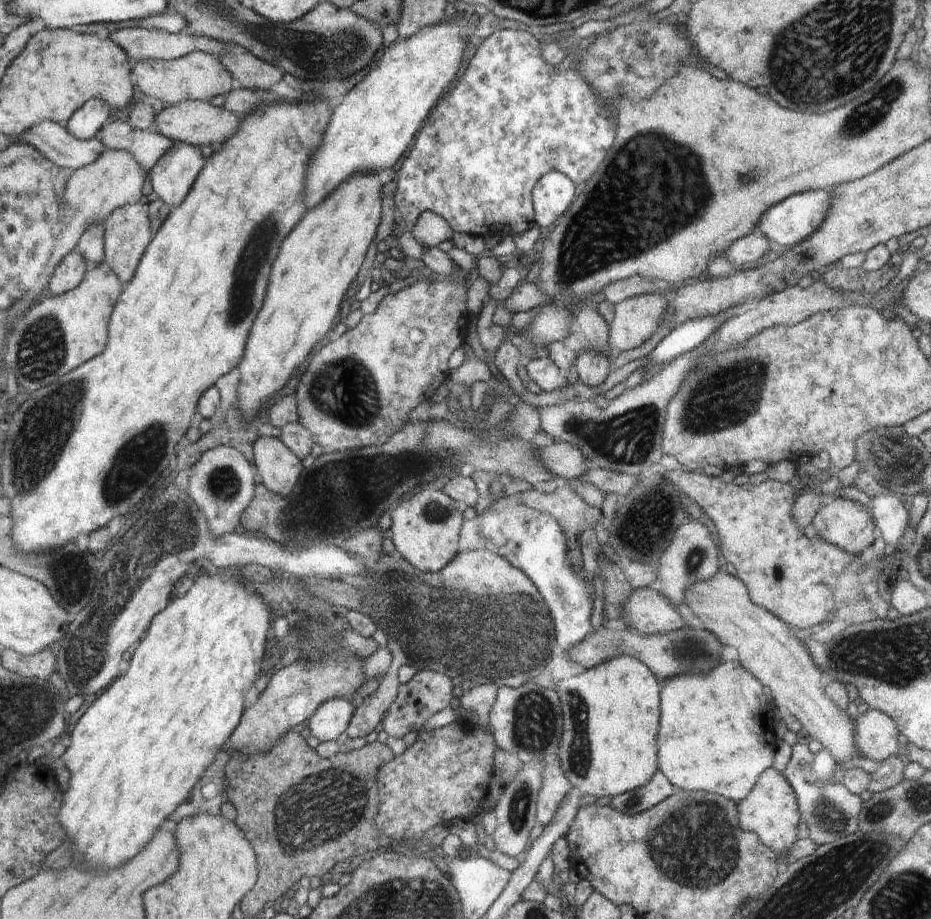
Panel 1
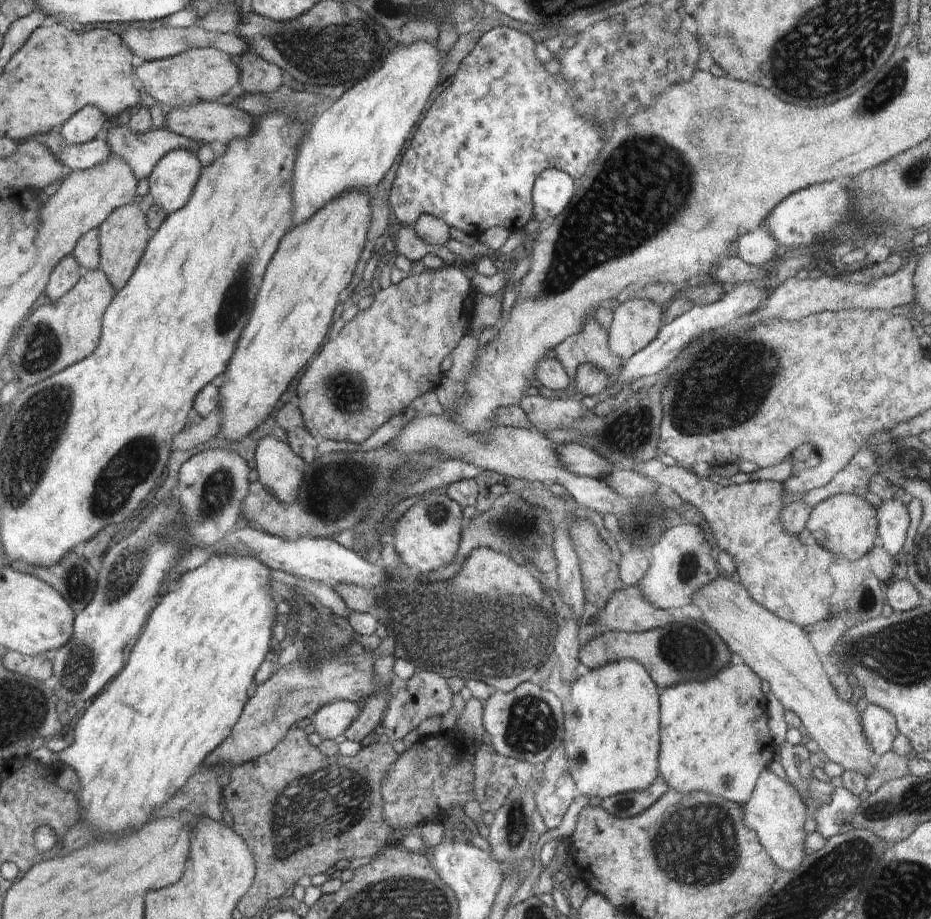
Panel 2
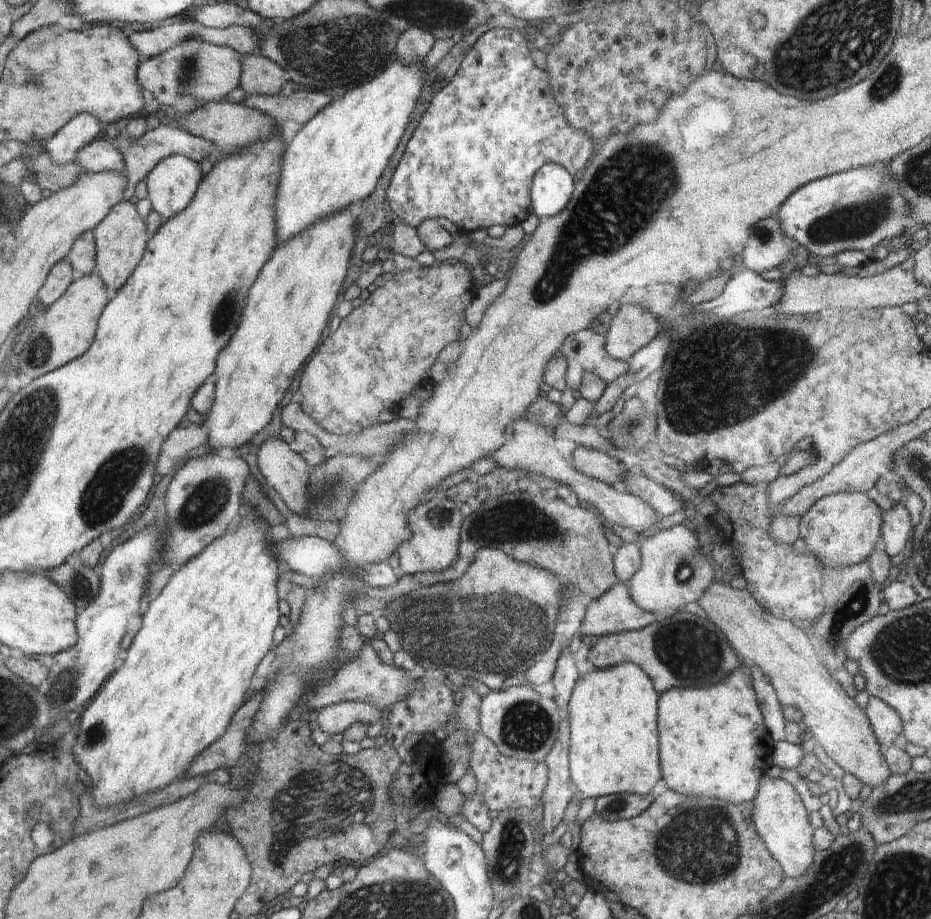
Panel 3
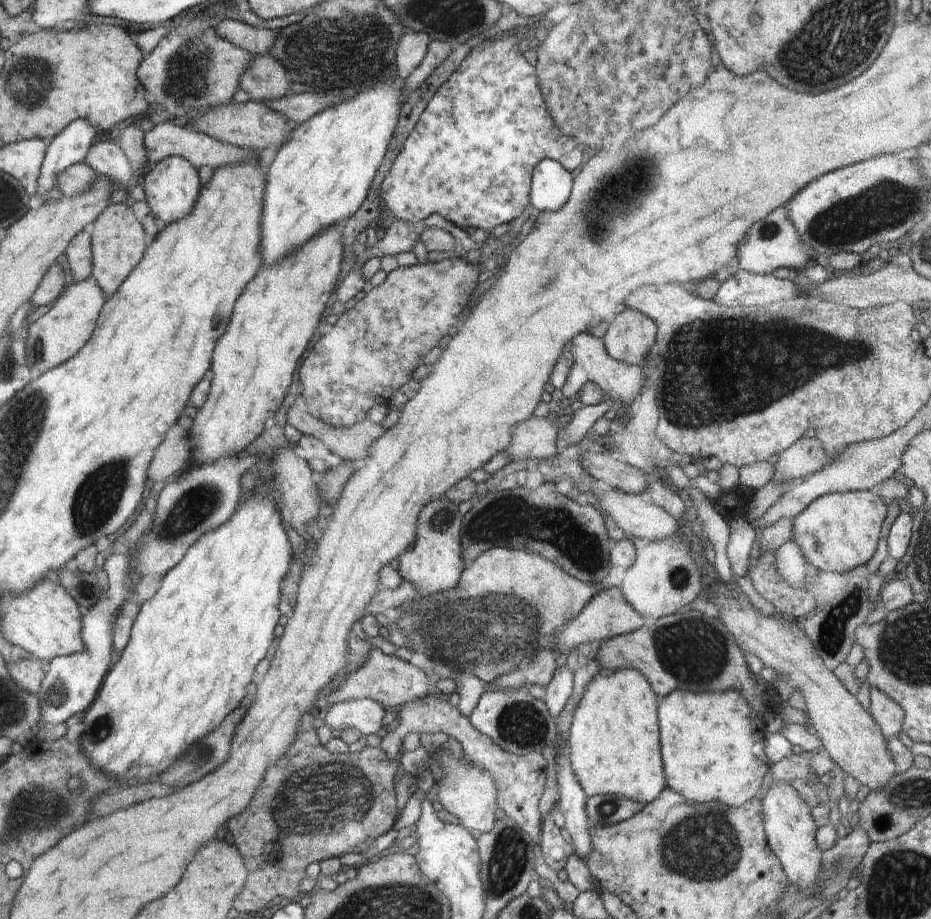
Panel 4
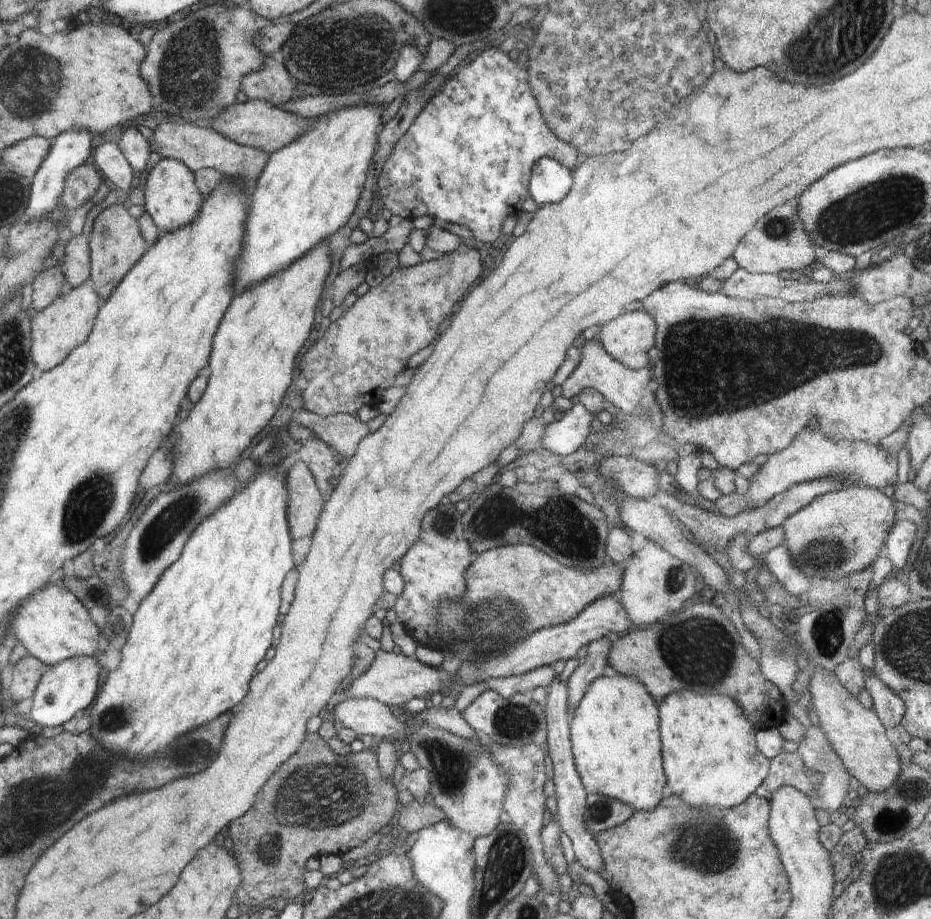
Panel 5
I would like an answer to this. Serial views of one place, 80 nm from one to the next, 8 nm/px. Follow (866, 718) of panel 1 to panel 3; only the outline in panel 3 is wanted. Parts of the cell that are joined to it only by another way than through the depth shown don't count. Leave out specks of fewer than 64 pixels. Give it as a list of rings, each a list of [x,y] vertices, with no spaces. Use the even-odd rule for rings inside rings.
[[[870,697],[864,714],[872,725],[881,752],[884,754],[902,732],[902,721],[898,713],[882,699]]]

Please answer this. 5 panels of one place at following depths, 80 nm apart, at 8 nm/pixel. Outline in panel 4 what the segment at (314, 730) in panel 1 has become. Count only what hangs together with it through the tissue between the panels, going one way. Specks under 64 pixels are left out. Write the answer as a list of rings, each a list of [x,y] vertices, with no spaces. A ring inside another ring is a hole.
[[[350,699],[332,703],[325,709],[325,724],[331,730],[356,729],[367,736],[382,728],[386,708],[372,699]]]

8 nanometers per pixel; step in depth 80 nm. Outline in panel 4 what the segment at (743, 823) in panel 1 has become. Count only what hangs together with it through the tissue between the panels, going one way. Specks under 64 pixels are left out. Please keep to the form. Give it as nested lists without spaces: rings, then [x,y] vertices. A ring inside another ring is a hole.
[[[774,781],[766,794],[759,797],[762,803],[762,828],[768,846],[780,861],[790,883],[800,890],[811,889],[817,885],[817,876],[821,871],[822,851],[818,848],[815,834],[817,827],[810,814],[811,808],[787,782]]]

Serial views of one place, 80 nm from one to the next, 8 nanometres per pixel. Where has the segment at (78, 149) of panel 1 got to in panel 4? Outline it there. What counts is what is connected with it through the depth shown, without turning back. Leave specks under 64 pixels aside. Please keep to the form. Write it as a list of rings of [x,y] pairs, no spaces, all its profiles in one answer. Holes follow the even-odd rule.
[[[108,141],[93,144],[83,160],[97,174],[108,177],[119,187],[126,187],[134,166],[126,158],[122,147]]]

